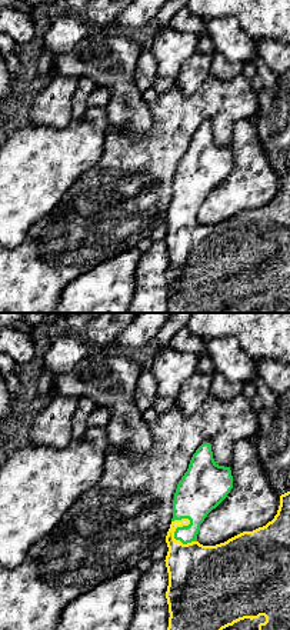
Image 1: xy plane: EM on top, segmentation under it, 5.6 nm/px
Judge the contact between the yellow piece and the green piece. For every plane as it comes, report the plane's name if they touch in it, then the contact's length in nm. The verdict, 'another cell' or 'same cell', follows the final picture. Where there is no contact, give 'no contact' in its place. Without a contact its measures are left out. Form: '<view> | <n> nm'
xy | 190 nm

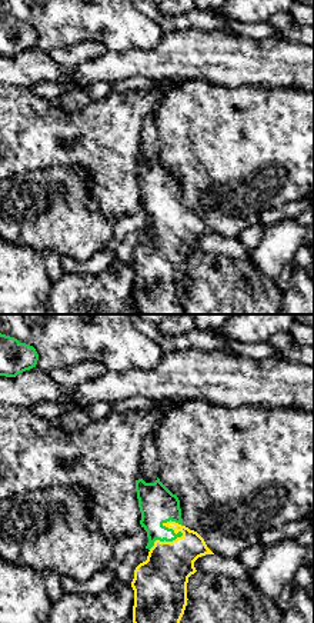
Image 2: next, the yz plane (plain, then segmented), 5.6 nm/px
yz | 240 nm

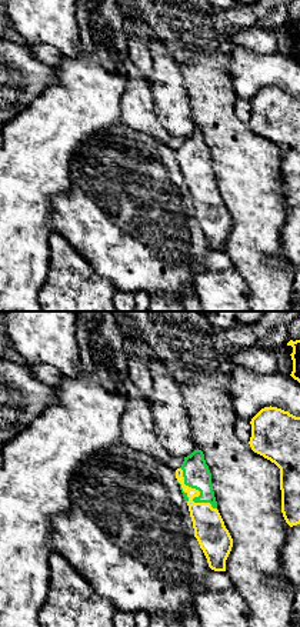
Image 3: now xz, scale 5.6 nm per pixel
xz | 320 nm

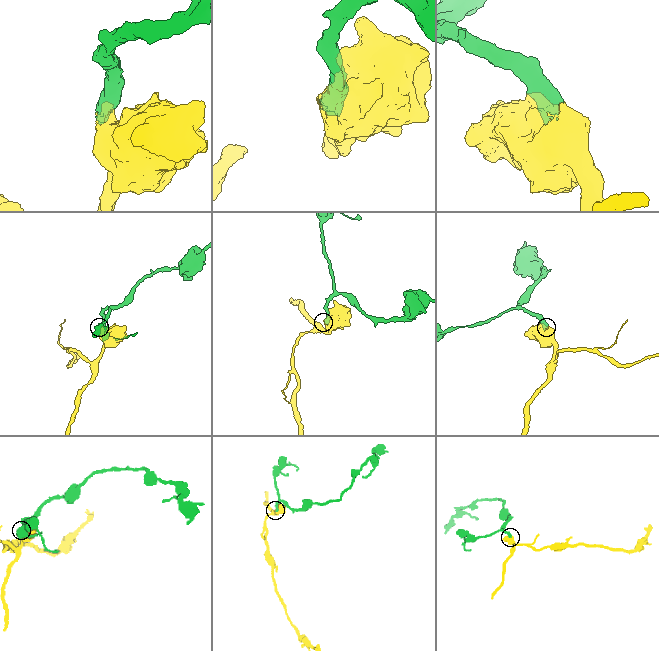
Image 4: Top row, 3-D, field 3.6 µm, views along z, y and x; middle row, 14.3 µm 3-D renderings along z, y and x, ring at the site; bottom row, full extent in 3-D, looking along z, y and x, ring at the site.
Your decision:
same cell

